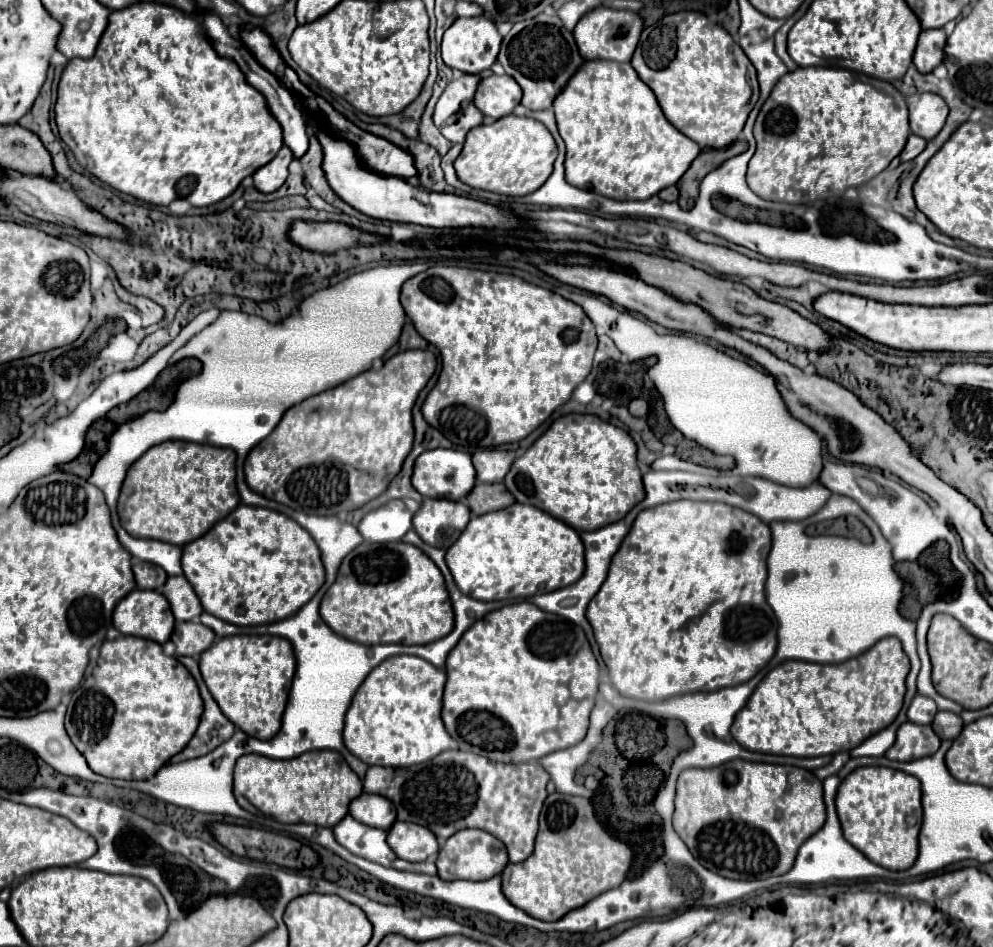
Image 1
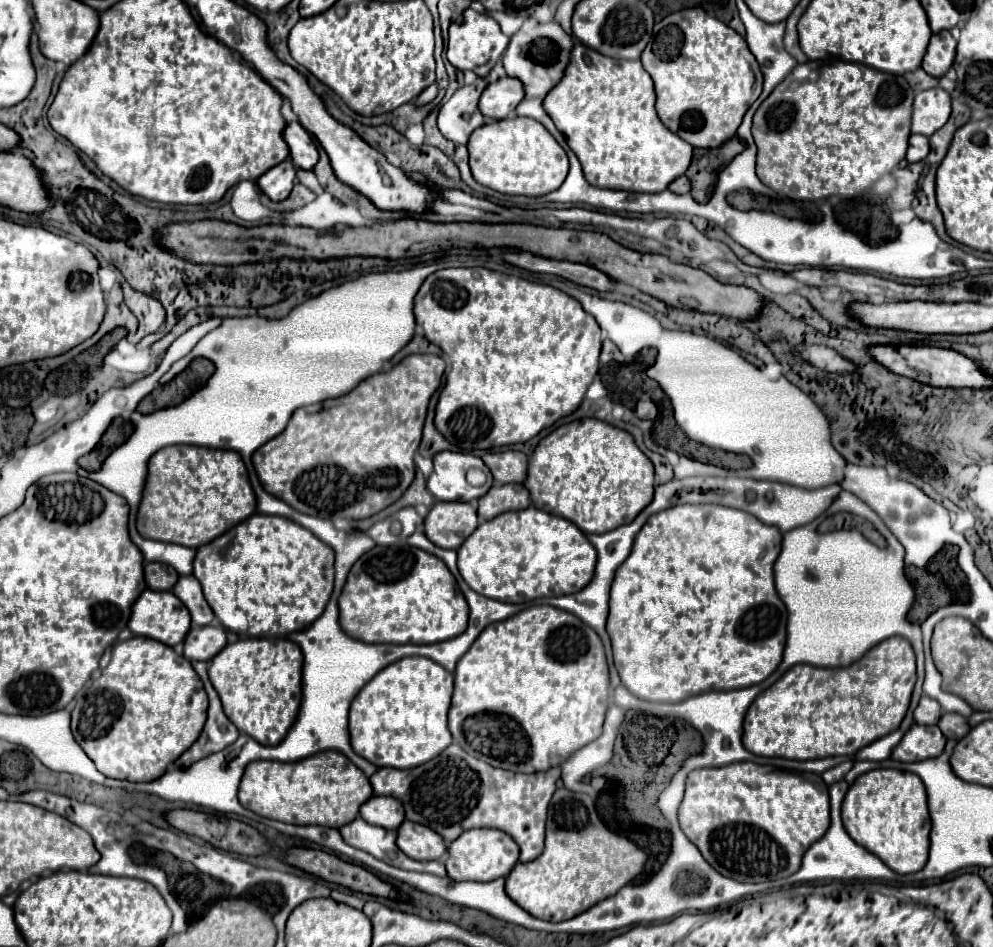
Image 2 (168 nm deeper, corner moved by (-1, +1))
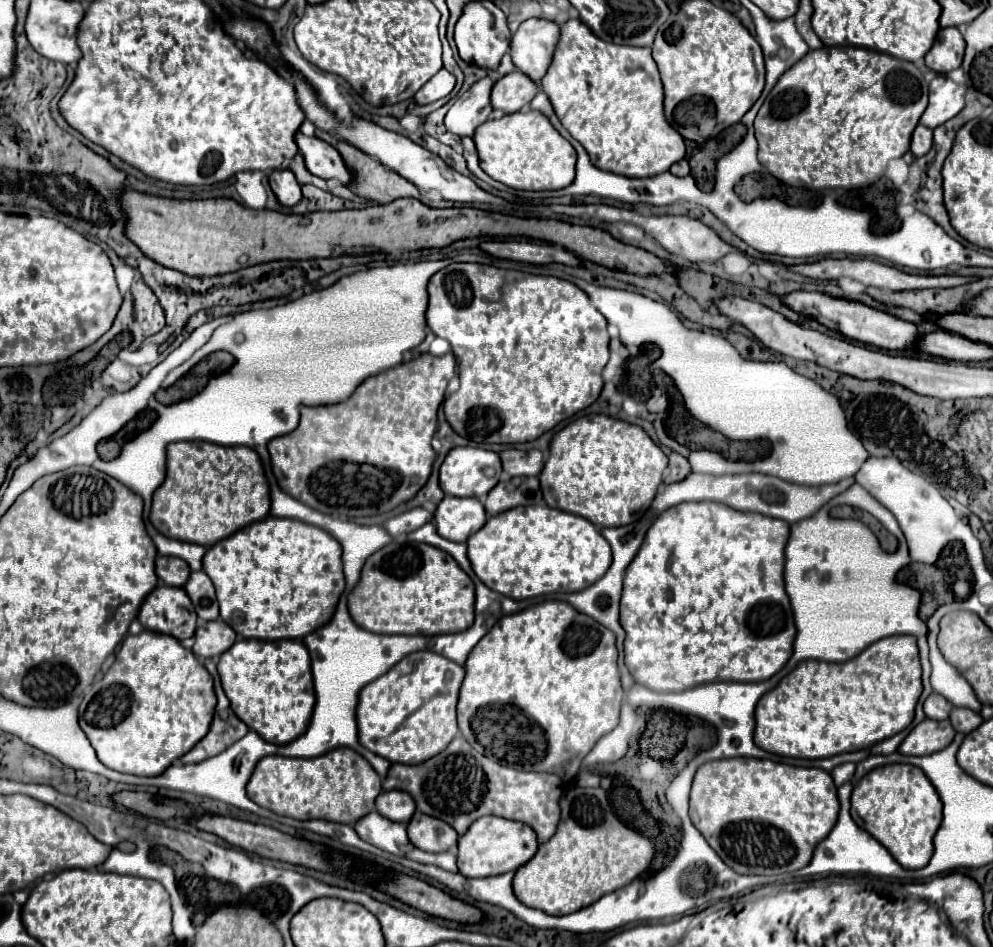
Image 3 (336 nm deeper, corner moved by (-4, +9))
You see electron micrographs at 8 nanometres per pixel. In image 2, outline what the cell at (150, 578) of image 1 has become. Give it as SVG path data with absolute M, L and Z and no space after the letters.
M144 563L144 579L150 589L170 591L178 579L178 573L170 565L160 563Z

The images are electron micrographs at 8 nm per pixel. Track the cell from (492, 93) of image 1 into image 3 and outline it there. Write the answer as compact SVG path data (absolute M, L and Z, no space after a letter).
M513 71L519 75L505 75L493 85L491 103L493 109L499 109L503 113L515 113L521 111L525 105L531 103L531 99L537 95L539 87L535 81L531 81L525 73Z

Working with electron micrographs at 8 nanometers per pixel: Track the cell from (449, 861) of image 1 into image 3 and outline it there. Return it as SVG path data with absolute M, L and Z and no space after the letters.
M481 817L477 819L465 835L459 837L459 857L457 867L459 873L473 879L473 877L491 877L501 875L507 871L517 871L525 865L539 849L539 841L535 831L521 821L511 821L503 817Z

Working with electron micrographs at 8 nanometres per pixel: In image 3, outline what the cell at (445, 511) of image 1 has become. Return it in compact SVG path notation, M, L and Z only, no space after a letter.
M445 495L435 511L435 525L441 537L449 541L467 541L487 523L487 511L479 499L461 499Z

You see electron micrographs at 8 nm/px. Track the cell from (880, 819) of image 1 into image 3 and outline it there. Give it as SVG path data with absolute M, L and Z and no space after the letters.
M907 763L883 765L867 773L853 789L851 811L867 833L871 833L905 869L921 869L933 855L933 837L941 825L941 799L927 775Z

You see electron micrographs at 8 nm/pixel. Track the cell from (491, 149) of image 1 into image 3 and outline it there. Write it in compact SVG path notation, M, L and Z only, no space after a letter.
M517 111L513 115L503 115L501 119L491 119L479 125L473 137L481 169L495 181L509 185L513 189L547 191L563 189L575 179L577 153L573 145L559 135L551 121L539 111Z

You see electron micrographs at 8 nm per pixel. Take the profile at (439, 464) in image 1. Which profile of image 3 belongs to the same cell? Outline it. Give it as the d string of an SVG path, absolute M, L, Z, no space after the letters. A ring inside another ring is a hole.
M455 447L447 453L441 471L439 483L443 493L457 497L481 497L487 495L499 481L501 459L493 451L479 447ZM493 467L495 475L485 477L485 469Z

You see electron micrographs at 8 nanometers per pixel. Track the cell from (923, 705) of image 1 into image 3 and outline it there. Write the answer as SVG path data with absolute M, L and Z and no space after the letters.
M931 693L931 695L927 697L923 709L925 709L925 715L927 715L929 719L939 719L939 721L943 721L943 719L949 717L953 705L951 705L945 697L941 697L941 695L937 695L937 693Z

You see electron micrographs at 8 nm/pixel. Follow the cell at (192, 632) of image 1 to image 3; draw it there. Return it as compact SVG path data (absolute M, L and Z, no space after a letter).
M209 621L197 627L195 631L195 645L193 645L193 653L201 659L213 659L219 657L221 653L225 653L233 643L235 643L237 635L235 631L223 623L223 621Z

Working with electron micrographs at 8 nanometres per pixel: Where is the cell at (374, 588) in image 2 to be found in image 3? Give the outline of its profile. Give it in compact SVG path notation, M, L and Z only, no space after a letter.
M393 541L373 553L363 571L359 585L347 597L349 613L353 621L373 633L401 633L401 635L443 635L443 633L459 633L473 625L475 617L475 591L469 575L457 565L457 561L431 545L425 543L405 543Z

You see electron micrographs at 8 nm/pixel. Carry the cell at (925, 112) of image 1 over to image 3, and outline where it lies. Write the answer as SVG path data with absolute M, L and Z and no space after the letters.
M937 75L929 85L929 105L919 123L929 129L943 125L965 107L965 93L965 85L955 83L947 75Z

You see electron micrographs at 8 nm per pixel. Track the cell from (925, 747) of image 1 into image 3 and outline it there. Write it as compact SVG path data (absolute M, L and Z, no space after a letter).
M925 719L899 745L899 753L903 755L931 755L947 747L955 737L955 731L949 721L933 721Z

